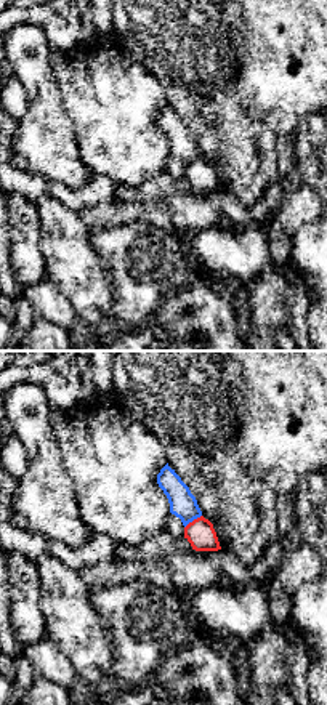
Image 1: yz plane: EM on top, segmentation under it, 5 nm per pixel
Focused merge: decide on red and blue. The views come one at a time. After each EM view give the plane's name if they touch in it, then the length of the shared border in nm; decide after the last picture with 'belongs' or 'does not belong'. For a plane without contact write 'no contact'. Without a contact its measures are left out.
meets red in yz; contact 110 nm long

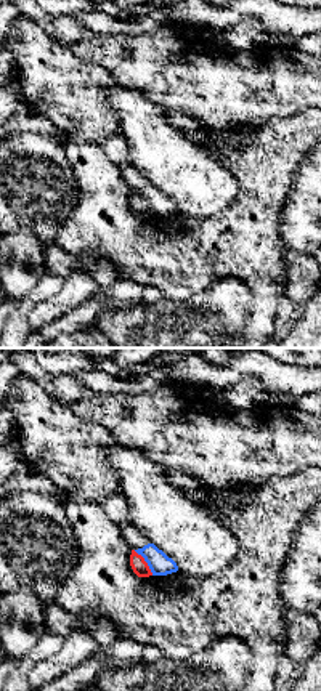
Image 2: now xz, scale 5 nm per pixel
meets red in xz; contact 160 nm long

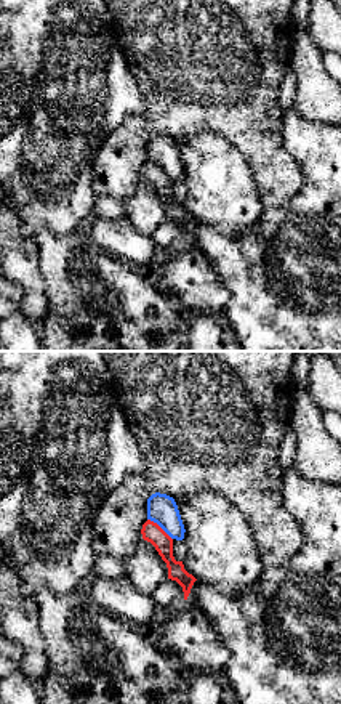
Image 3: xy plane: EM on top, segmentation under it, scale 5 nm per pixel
meets red in xy; contact 170 nm long

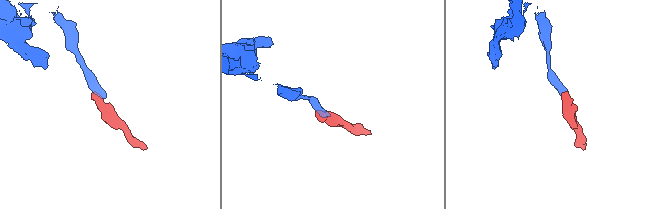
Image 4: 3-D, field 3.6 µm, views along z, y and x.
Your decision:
does not belong

